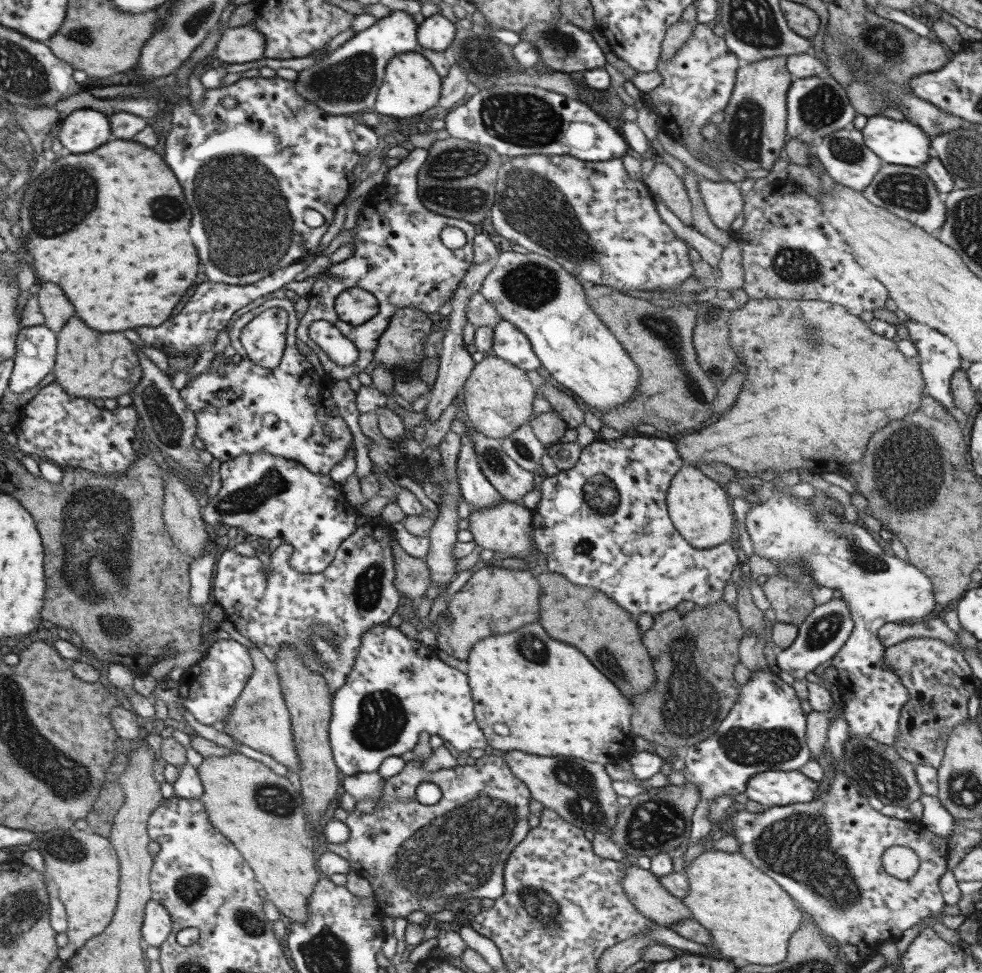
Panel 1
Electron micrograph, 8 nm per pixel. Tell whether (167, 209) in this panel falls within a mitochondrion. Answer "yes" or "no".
yes

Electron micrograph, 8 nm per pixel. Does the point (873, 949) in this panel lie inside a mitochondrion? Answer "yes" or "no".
no

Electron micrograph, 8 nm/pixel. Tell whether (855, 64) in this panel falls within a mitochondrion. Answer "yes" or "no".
yes

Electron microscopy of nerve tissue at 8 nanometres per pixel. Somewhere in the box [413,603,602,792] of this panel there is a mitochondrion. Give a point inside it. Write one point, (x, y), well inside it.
(530, 646)

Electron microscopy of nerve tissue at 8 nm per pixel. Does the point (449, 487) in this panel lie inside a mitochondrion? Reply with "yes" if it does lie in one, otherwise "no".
no

